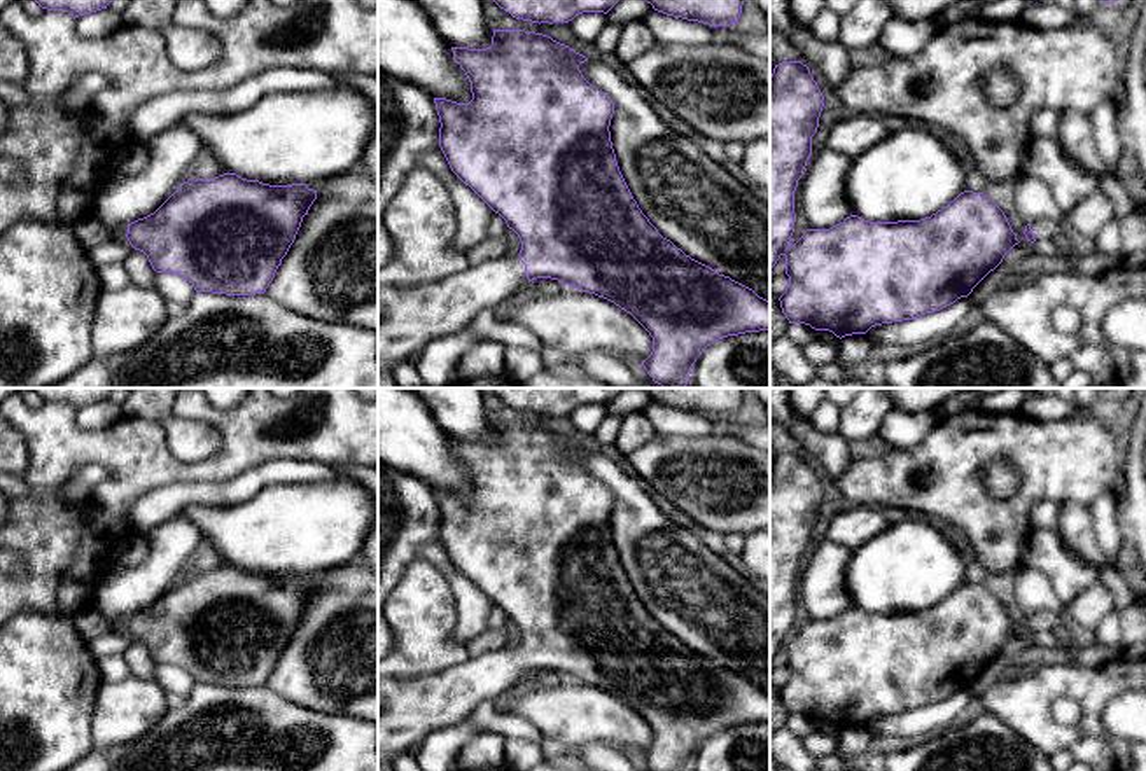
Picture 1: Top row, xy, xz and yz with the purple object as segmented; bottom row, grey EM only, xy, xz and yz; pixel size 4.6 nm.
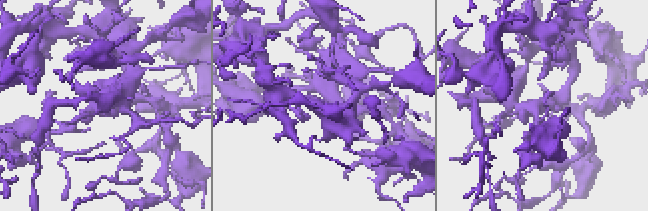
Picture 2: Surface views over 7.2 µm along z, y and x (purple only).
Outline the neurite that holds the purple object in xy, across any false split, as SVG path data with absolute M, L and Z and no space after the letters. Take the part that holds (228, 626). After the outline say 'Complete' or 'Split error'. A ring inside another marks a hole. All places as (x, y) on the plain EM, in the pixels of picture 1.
M192 568L154 605L107 619L143 643L156 664L178 666L196 684L255 687L273 673L315 591L304 575Z. Split error

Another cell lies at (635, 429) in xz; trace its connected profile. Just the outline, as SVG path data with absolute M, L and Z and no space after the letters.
M628 413L619 418L618 449L621 455L628 455L642 444L656 437L656 430L644 413Z

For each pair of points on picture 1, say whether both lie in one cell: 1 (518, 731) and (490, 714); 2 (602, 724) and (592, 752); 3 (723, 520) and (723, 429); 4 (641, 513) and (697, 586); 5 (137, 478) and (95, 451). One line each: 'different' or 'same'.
1: same
2: different
3: different
4: same
5: same

